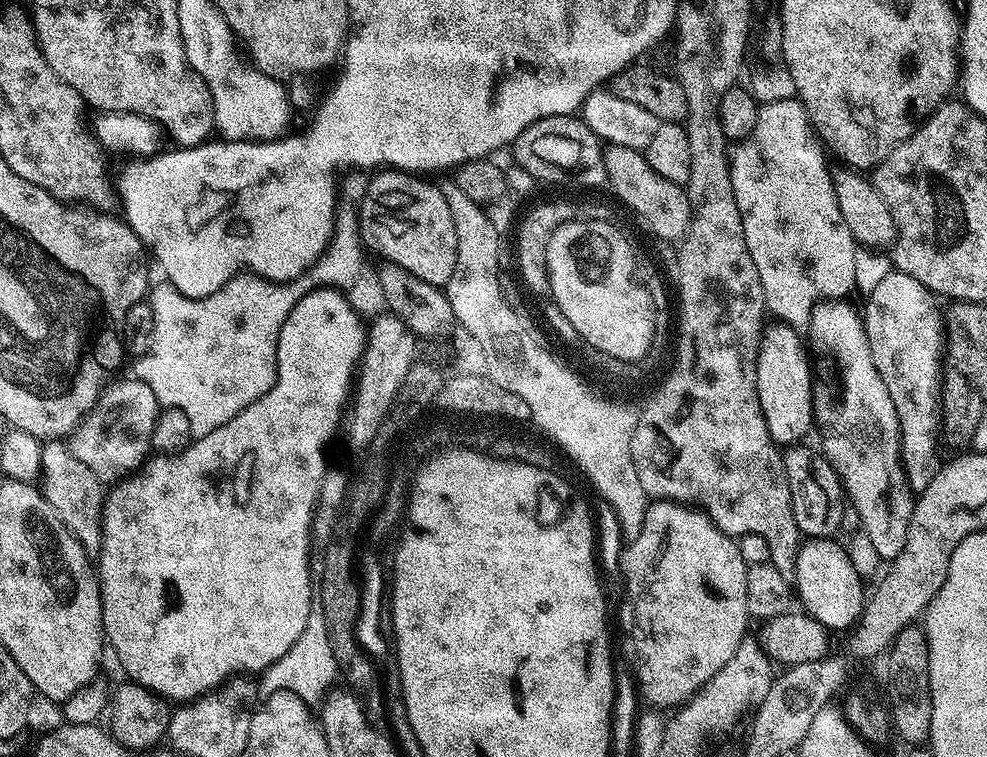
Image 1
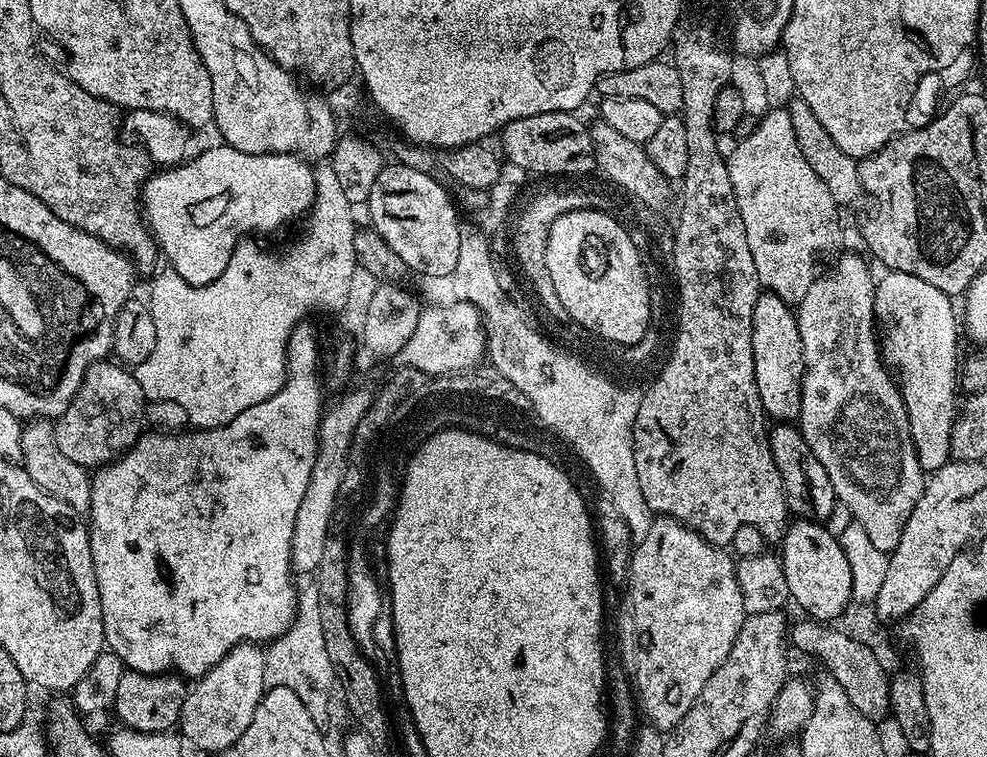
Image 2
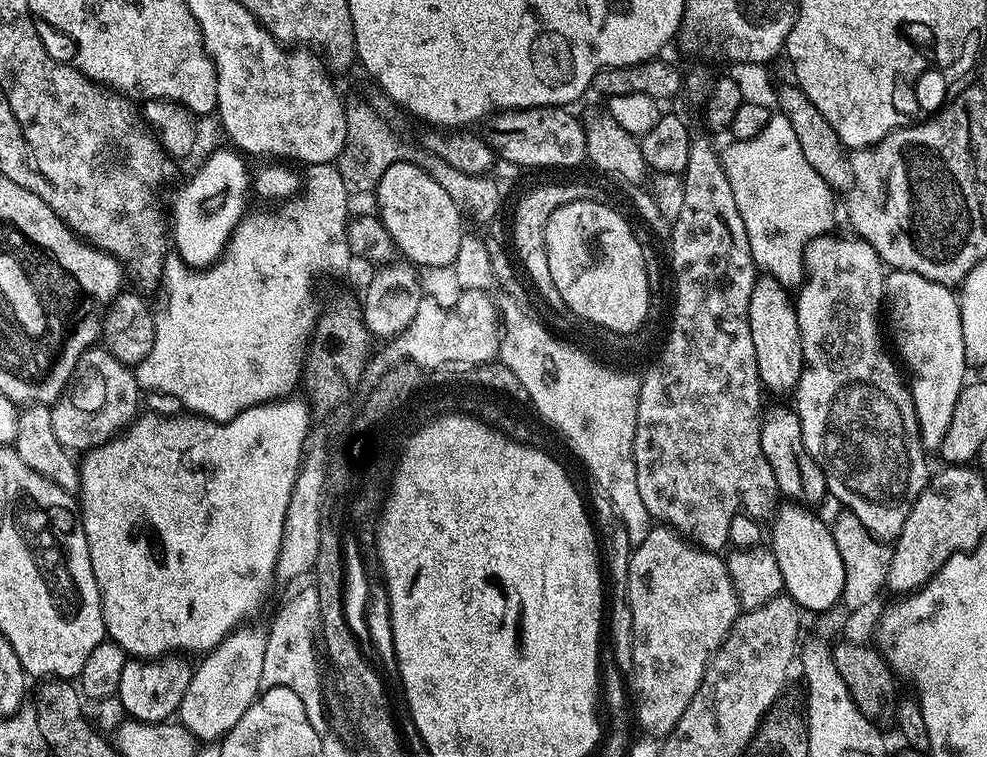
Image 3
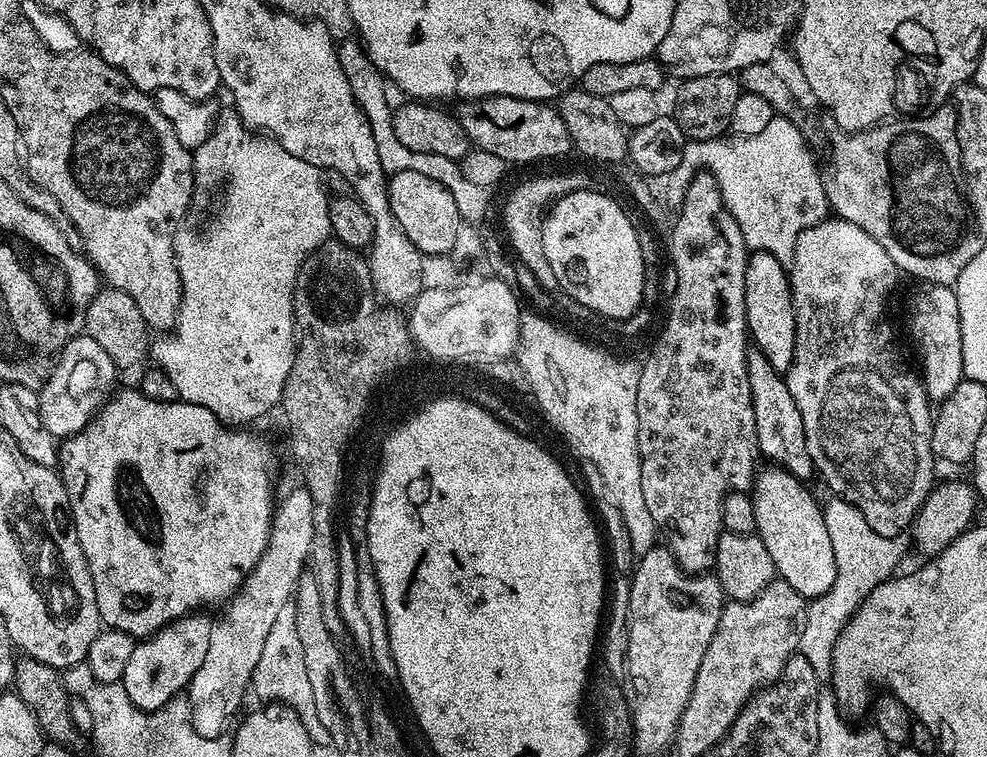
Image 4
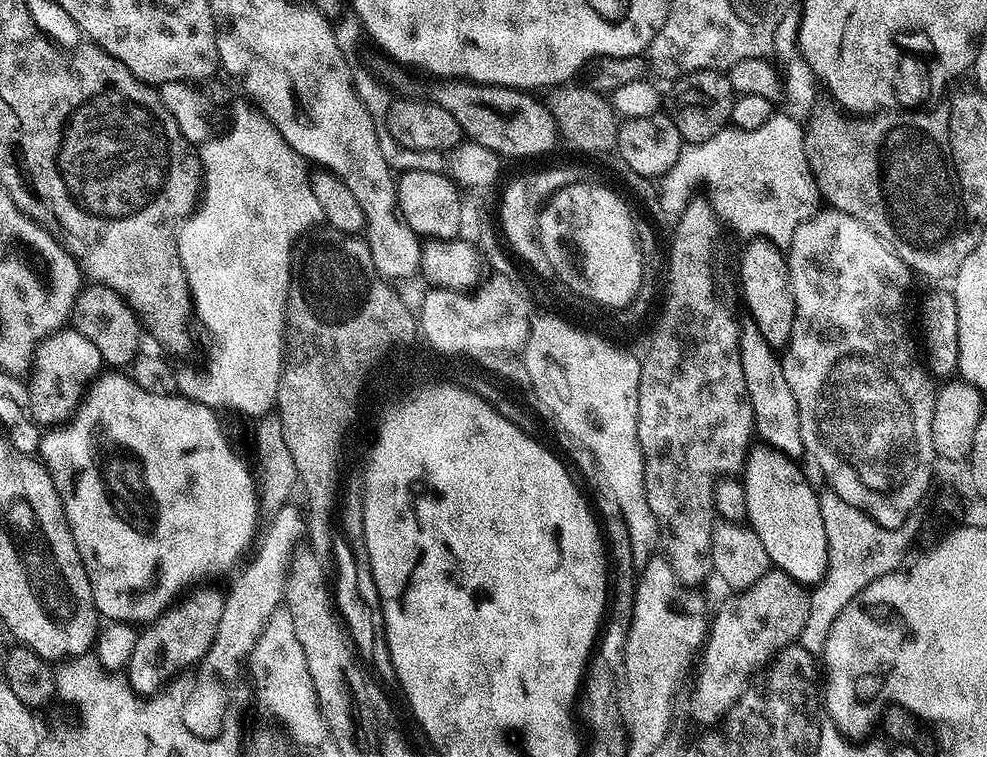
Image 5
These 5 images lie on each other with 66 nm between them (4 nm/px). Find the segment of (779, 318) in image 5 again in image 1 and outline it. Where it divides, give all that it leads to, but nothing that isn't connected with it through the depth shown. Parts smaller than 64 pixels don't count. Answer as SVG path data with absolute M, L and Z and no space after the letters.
M783 322L772 323L769 323L760 334L756 363L758 402L762 406L762 418L766 418L766 430L770 430L772 441L778 446L795 446L814 428L812 415L814 375L812 376L812 368L808 365L810 352L806 347L805 337L797 329Z

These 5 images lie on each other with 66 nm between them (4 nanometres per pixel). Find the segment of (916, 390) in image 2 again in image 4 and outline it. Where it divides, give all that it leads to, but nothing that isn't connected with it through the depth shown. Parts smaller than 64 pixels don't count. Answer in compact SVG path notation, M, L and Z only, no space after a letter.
M934 284L923 289L925 292L912 304L912 317L908 320L908 332L916 343L916 352L920 355L920 368L924 389L928 391L929 401L941 402L965 379L962 366L962 326L958 314L958 298L955 291L946 284Z

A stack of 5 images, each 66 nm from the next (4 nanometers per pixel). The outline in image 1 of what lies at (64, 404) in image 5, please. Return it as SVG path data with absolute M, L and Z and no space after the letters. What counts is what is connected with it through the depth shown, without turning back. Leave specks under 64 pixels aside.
M135 378L129 380L113 379L101 391L96 404L85 416L80 417L79 424L72 429L67 446L102 482L115 482L131 476L153 451L151 435L161 407L154 398L154 390L146 382Z

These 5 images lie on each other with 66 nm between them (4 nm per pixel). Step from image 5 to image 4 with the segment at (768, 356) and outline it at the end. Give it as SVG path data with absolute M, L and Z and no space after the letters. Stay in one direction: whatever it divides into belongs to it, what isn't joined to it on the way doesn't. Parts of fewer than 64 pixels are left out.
M755 346L749 347L746 370L750 374L750 396L754 398L754 426L756 427L756 446L761 457L775 467L785 468L794 478L808 482L814 476L810 450L806 446L806 430L802 430L802 414L790 394L788 381L781 373L766 362Z

